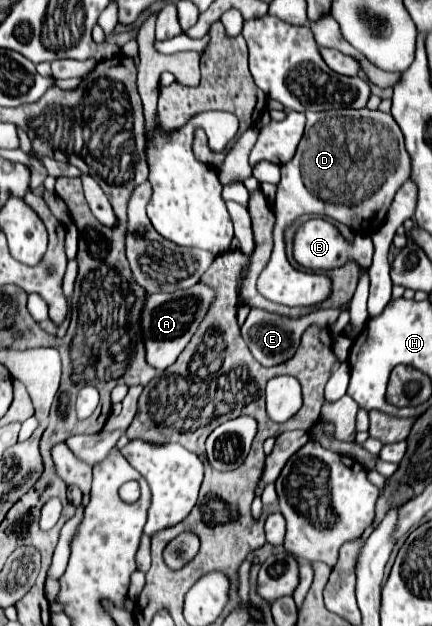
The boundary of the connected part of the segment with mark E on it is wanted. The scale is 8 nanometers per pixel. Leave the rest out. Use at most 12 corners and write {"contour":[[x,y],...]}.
{"contour":[[251,308],[241,336],[263,366],[293,356],[313,322],[331,326],[341,310],[301,318]]}

